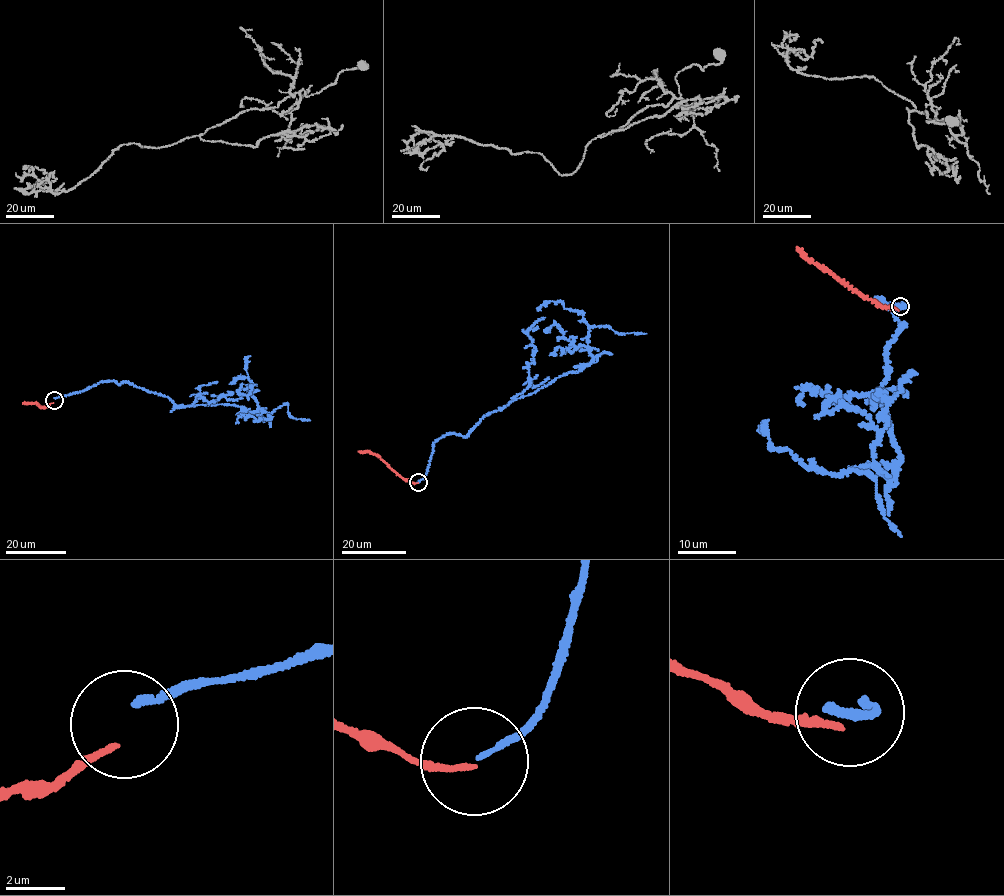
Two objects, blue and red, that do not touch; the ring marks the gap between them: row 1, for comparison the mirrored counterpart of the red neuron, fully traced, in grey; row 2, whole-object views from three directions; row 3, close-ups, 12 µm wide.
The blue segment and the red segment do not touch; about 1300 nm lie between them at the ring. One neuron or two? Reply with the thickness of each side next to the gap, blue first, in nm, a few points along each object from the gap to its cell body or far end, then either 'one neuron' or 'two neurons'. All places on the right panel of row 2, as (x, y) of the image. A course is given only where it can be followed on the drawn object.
170/190 nm | blue via (902, 305), (877, 300), (904, 326), (878, 398), (893, 475), (814, 469), (759, 433) | red via (899, 309), (866, 299), (797, 247) | two neurons

